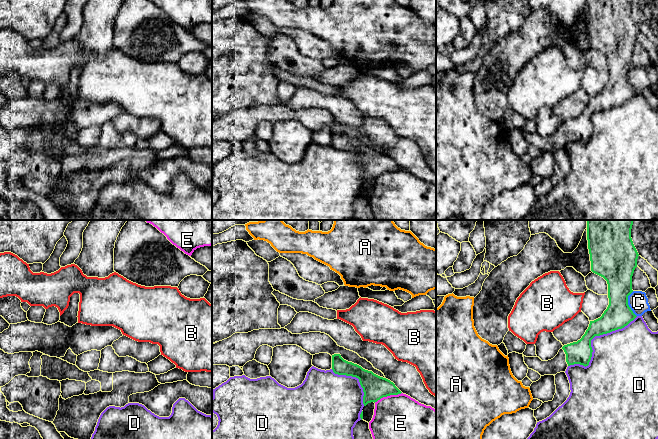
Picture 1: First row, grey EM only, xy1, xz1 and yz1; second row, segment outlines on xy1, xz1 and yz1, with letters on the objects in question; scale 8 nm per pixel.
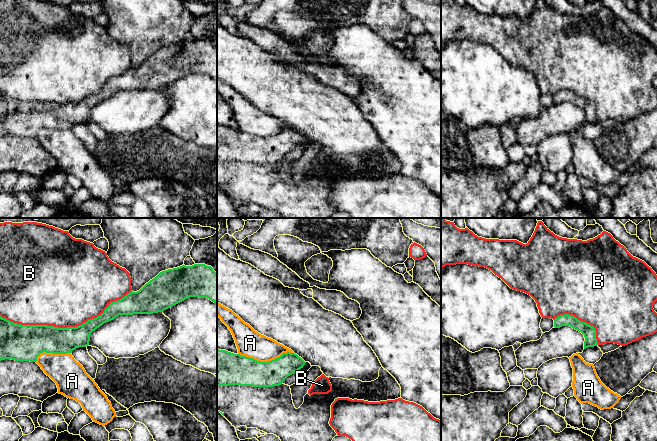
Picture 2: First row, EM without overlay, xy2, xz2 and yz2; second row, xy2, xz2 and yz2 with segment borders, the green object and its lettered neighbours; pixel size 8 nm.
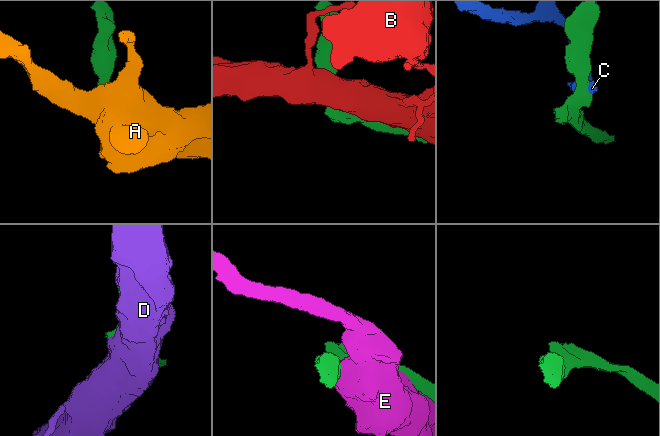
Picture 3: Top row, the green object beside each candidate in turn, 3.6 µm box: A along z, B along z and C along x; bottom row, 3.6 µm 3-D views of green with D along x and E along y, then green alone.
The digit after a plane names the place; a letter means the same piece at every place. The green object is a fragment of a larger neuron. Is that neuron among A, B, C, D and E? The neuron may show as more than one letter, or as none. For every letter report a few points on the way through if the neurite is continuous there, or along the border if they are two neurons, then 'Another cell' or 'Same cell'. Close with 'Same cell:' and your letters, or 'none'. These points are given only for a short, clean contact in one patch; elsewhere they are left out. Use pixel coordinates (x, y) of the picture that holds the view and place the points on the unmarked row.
A: Another cell
B: Another cell
C: Boundary: yz1 (632, 67), (628, 72), (628, 82), (636, 92). Another cell
D: Another cell
E: Another cell
Same cell: none

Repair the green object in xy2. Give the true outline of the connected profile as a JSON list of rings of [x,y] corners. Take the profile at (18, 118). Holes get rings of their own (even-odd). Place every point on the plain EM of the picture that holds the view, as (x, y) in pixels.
[[[205,40],[182,41],[162,47],[139,67],[131,67],[122,75],[111,78],[100,92],[77,103],[58,104],[48,101],[21,101],[0,92],[0,137],[11,135],[36,138],[37,133],[43,128],[53,130],[72,129],[76,124],[88,122],[91,109],[119,91],[163,88],[190,73],[207,74],[217,79],[217,48],[211,42]]]

